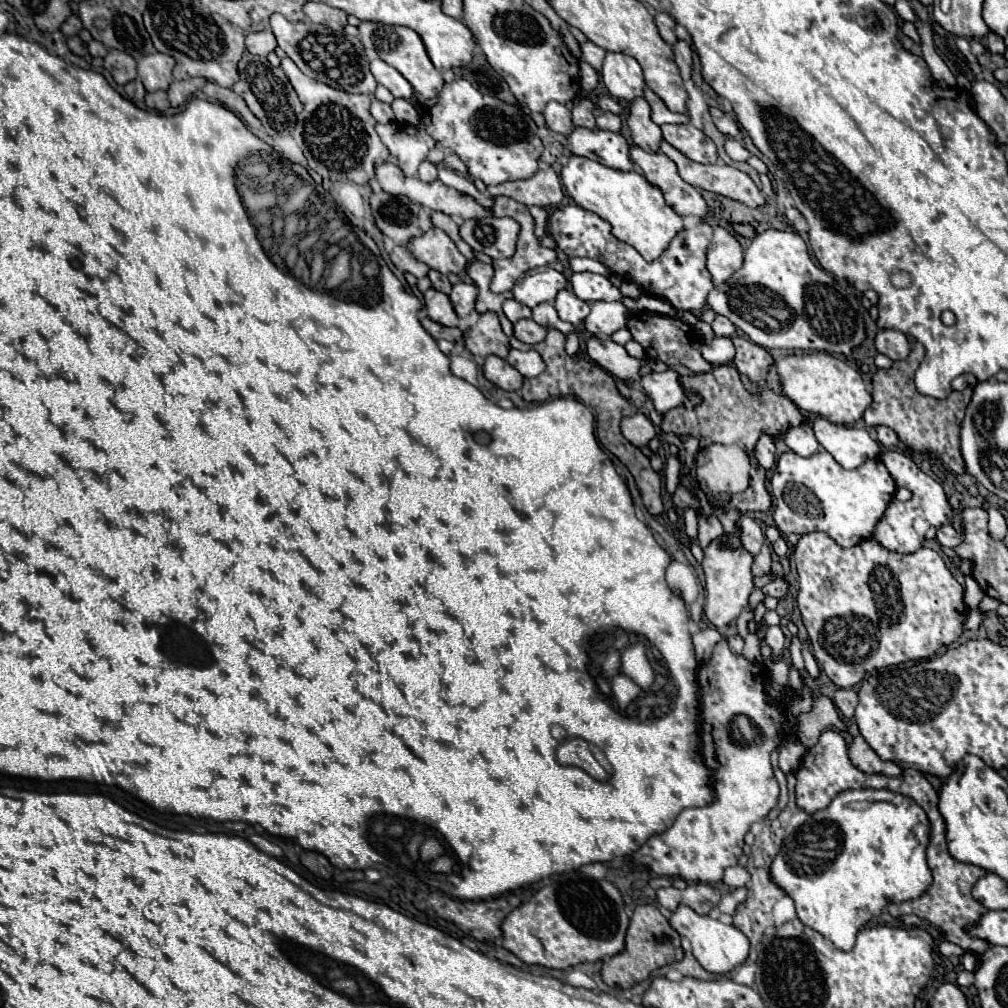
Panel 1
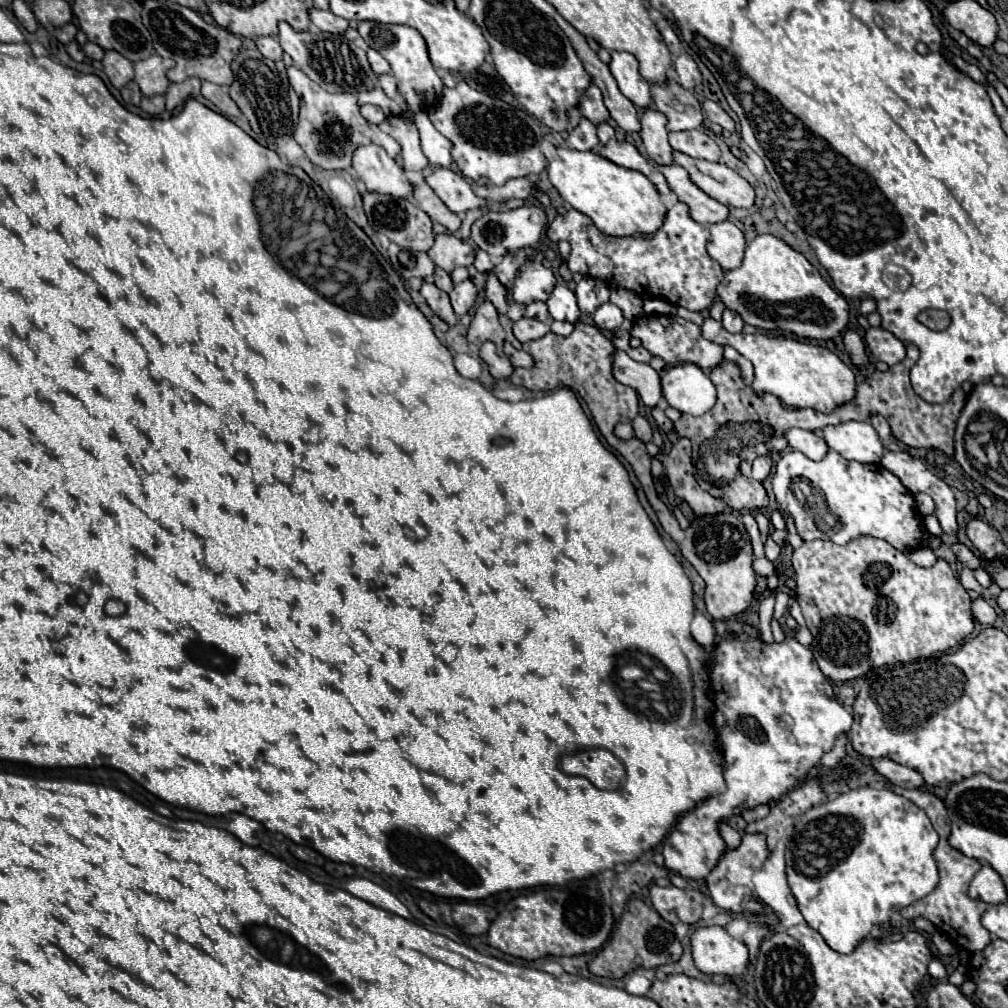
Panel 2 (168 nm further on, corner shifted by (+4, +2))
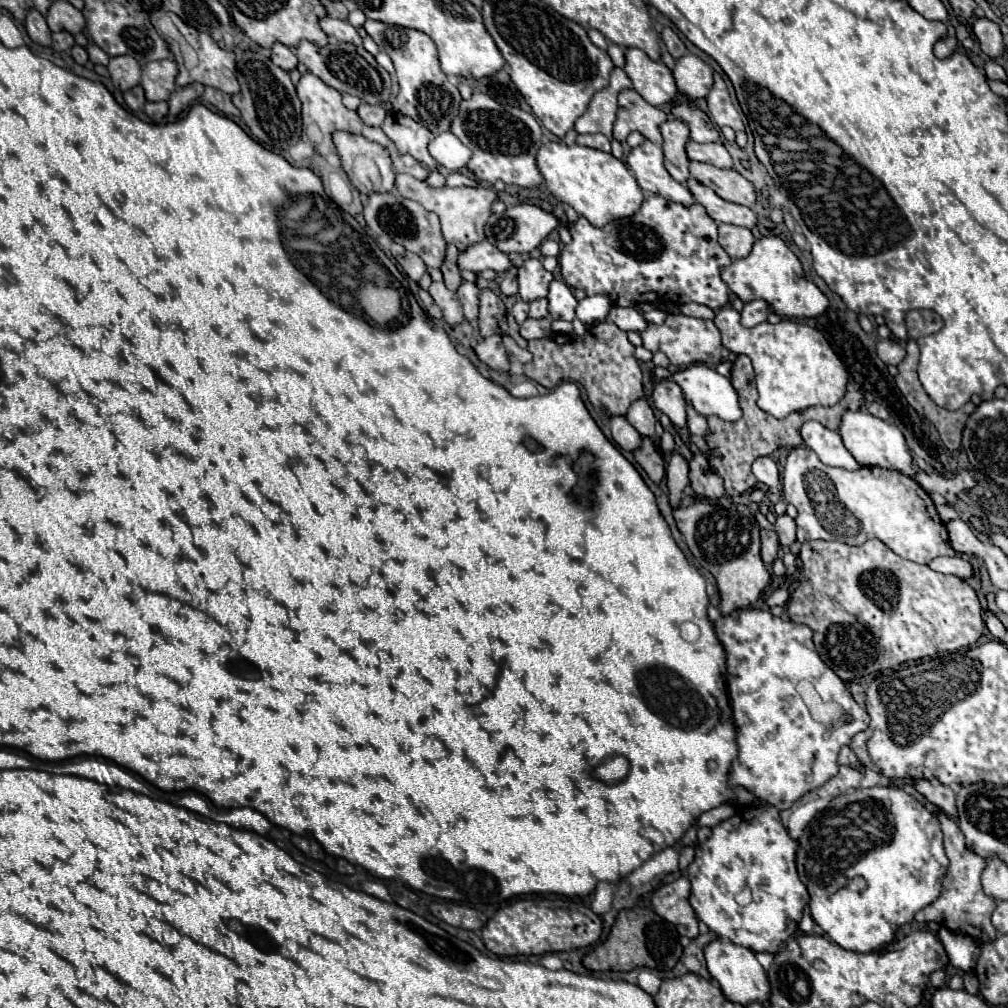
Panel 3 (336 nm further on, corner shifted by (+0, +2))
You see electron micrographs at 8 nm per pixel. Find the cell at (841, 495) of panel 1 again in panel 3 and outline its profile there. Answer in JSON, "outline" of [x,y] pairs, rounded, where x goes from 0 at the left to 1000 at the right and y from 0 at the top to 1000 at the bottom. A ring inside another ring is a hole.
{"outline":[[[789,443],[785,445],[785,449],[781,451],[781,457],[779,457],[779,463],[777,463],[777,491],[781,495],[781,499],[789,501],[793,511],[791,511],[791,537],[803,537],[803,535],[816,535],[816,537],[838,537],[840,541],[854,541],[858,539],[860,535],[874,535],[886,549],[890,549],[892,553],[896,555],[902,555],[902,557],[908,557],[908,559],[922,559],[926,553],[932,553],[932,551],[947,551],[947,547],[943,545],[941,541],[941,533],[939,533],[939,525],[938,525],[938,519],[932,515],[930,507],[928,507],[928,501],[926,497],[922,495],[922,491],[902,473],[902,471],[896,471],[892,467],[886,467],[886,465],[874,465],[874,463],[852,463],[848,467],[840,467],[840,465],[832,465],[832,463],[822,463],[822,461],[816,461],[813,457],[813,453],[801,445],[801,443]]]}

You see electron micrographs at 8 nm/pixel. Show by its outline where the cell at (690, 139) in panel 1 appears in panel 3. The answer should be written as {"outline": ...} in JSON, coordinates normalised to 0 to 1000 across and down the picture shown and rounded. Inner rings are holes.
{"outline":[[[682,140],[682,154],[686,160],[697,160],[697,162],[705,162],[709,166],[715,168],[725,168],[727,160],[723,150],[719,148],[717,142],[689,142],[689,140]]]}

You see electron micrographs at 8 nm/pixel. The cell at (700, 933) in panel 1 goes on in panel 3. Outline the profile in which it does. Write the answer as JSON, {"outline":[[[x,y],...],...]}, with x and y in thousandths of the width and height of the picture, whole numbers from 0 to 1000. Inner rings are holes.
{"outline":[[[709,932],[699,939],[699,953],[701,953],[701,961],[703,961],[705,969],[715,977],[715,983],[719,985],[719,989],[723,989],[723,993],[731,993],[735,997],[743,997],[747,993],[761,995],[763,975],[759,969],[759,961],[755,959],[755,955],[751,953],[751,949],[745,941],[729,938],[723,932],[721,932],[721,938],[717,934]]]}

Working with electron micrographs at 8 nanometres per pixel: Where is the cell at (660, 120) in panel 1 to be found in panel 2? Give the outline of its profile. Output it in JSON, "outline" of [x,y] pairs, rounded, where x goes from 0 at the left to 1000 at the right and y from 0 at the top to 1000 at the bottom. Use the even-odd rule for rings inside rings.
{"outline":[[[668,76],[660,82],[648,82],[646,92],[652,110],[656,110],[664,120],[664,130],[686,130],[697,124],[697,112],[689,92],[678,88]]]}

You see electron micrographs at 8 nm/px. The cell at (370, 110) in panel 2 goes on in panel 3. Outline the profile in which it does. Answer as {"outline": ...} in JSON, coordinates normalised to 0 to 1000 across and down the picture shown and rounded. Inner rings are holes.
{"outline":[[[358,102],[356,108],[354,108],[356,116],[358,116],[364,124],[372,124],[372,126],[380,124],[384,112],[388,112],[388,110],[390,110],[388,102],[376,102],[376,104],[364,104],[364,102]]]}

